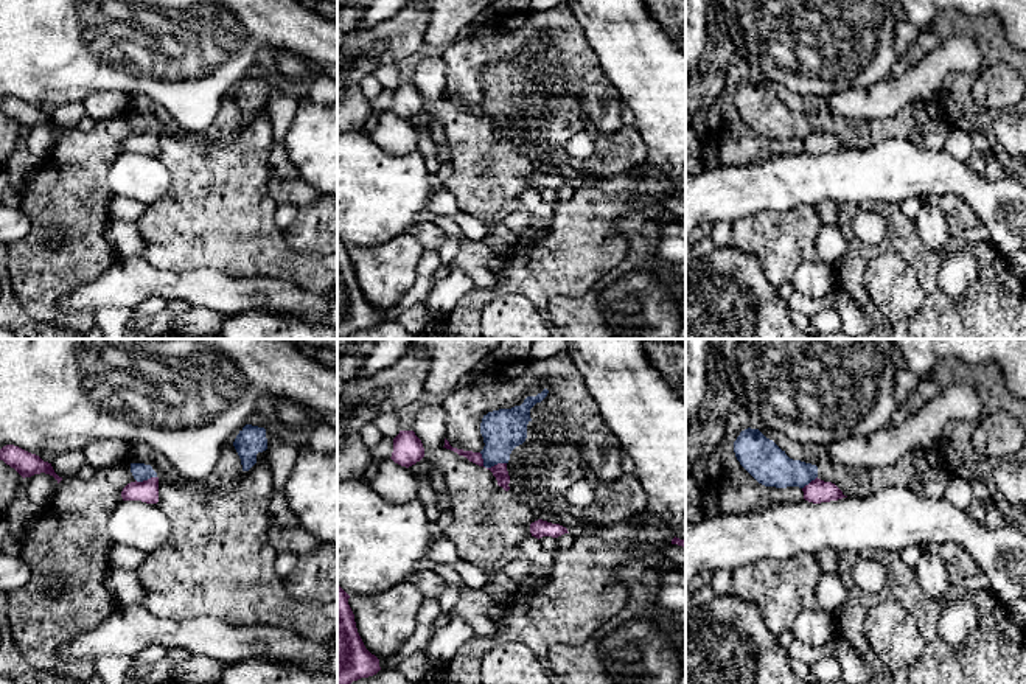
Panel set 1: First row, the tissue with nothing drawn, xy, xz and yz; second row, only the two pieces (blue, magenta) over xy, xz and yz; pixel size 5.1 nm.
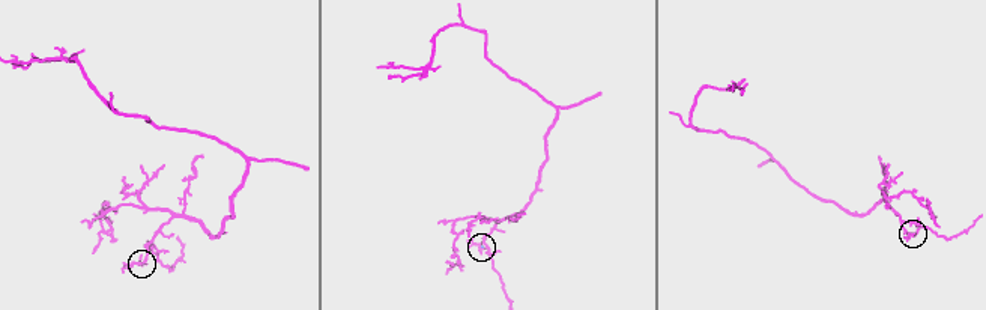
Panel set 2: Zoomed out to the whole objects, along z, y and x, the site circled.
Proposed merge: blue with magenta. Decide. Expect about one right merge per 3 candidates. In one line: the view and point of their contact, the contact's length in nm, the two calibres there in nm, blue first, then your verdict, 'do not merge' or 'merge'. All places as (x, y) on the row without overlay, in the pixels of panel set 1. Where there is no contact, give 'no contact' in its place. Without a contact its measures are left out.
meets blue in xz at (488, 118); contact 160 nm long; 220 nm thick on the blue side, 80 nm on the other; do not merge

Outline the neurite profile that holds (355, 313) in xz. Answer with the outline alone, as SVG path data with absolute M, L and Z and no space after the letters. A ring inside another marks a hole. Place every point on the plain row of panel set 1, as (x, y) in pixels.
M337 236L337 339L376 326L379 311L372 306L356 280L350 247Z

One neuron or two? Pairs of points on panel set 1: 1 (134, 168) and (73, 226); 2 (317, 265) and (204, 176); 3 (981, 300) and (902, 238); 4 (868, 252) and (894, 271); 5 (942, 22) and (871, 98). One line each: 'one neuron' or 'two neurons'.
1: two neurons
2: one neuron
3: one neuron
4: two neurons
5: two neurons

